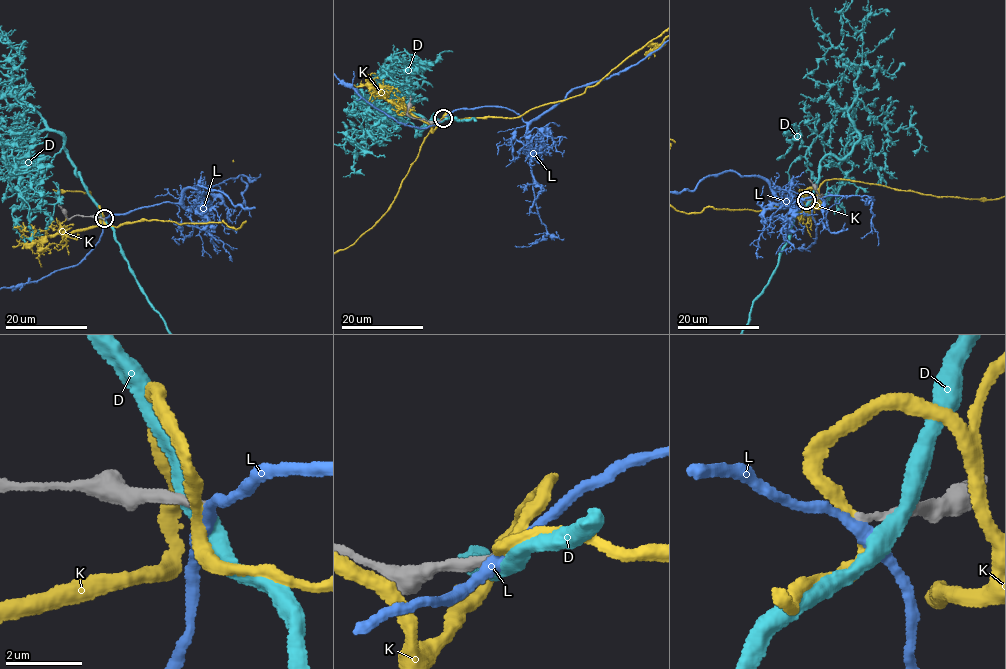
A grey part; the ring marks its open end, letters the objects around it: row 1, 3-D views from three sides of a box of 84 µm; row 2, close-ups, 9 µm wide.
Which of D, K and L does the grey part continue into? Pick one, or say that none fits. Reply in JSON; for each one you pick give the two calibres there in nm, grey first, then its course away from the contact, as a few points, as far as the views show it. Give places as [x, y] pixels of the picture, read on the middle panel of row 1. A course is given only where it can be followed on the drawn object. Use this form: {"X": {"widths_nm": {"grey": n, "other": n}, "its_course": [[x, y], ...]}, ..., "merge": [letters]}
{"merge": []}

